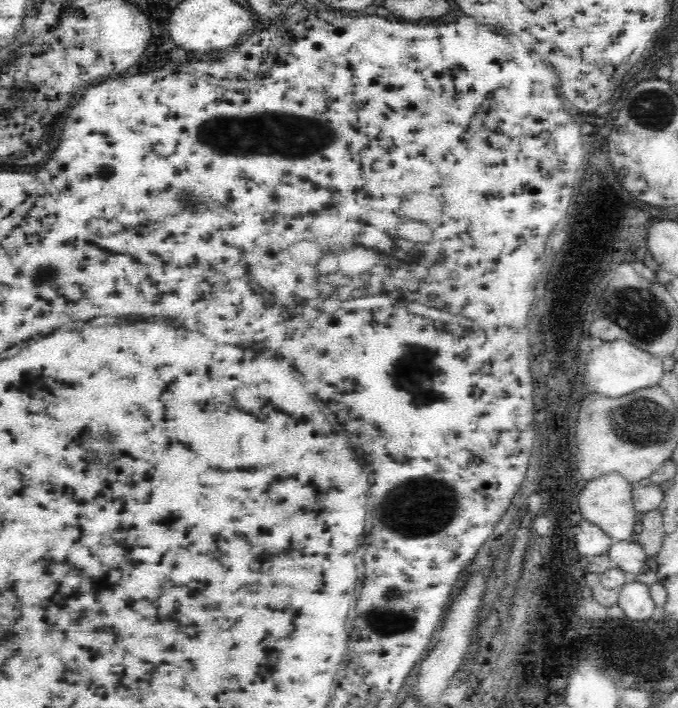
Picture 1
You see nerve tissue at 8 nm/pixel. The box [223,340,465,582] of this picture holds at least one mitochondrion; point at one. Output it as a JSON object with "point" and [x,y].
{"point":[419,508]}

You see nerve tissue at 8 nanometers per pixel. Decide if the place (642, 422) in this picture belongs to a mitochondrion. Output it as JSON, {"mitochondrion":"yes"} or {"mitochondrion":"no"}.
{"mitochondrion":"yes"}

